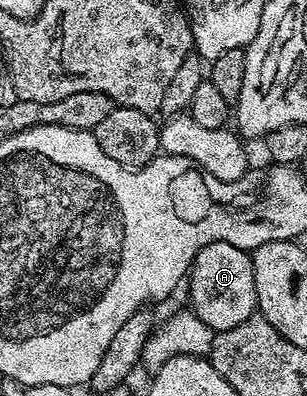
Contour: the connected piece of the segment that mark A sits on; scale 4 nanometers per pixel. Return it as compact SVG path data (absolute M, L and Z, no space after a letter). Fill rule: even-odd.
M213 241L197 253L187 279L190 308L214 332L231 330L257 309L252 256L226 241Z

